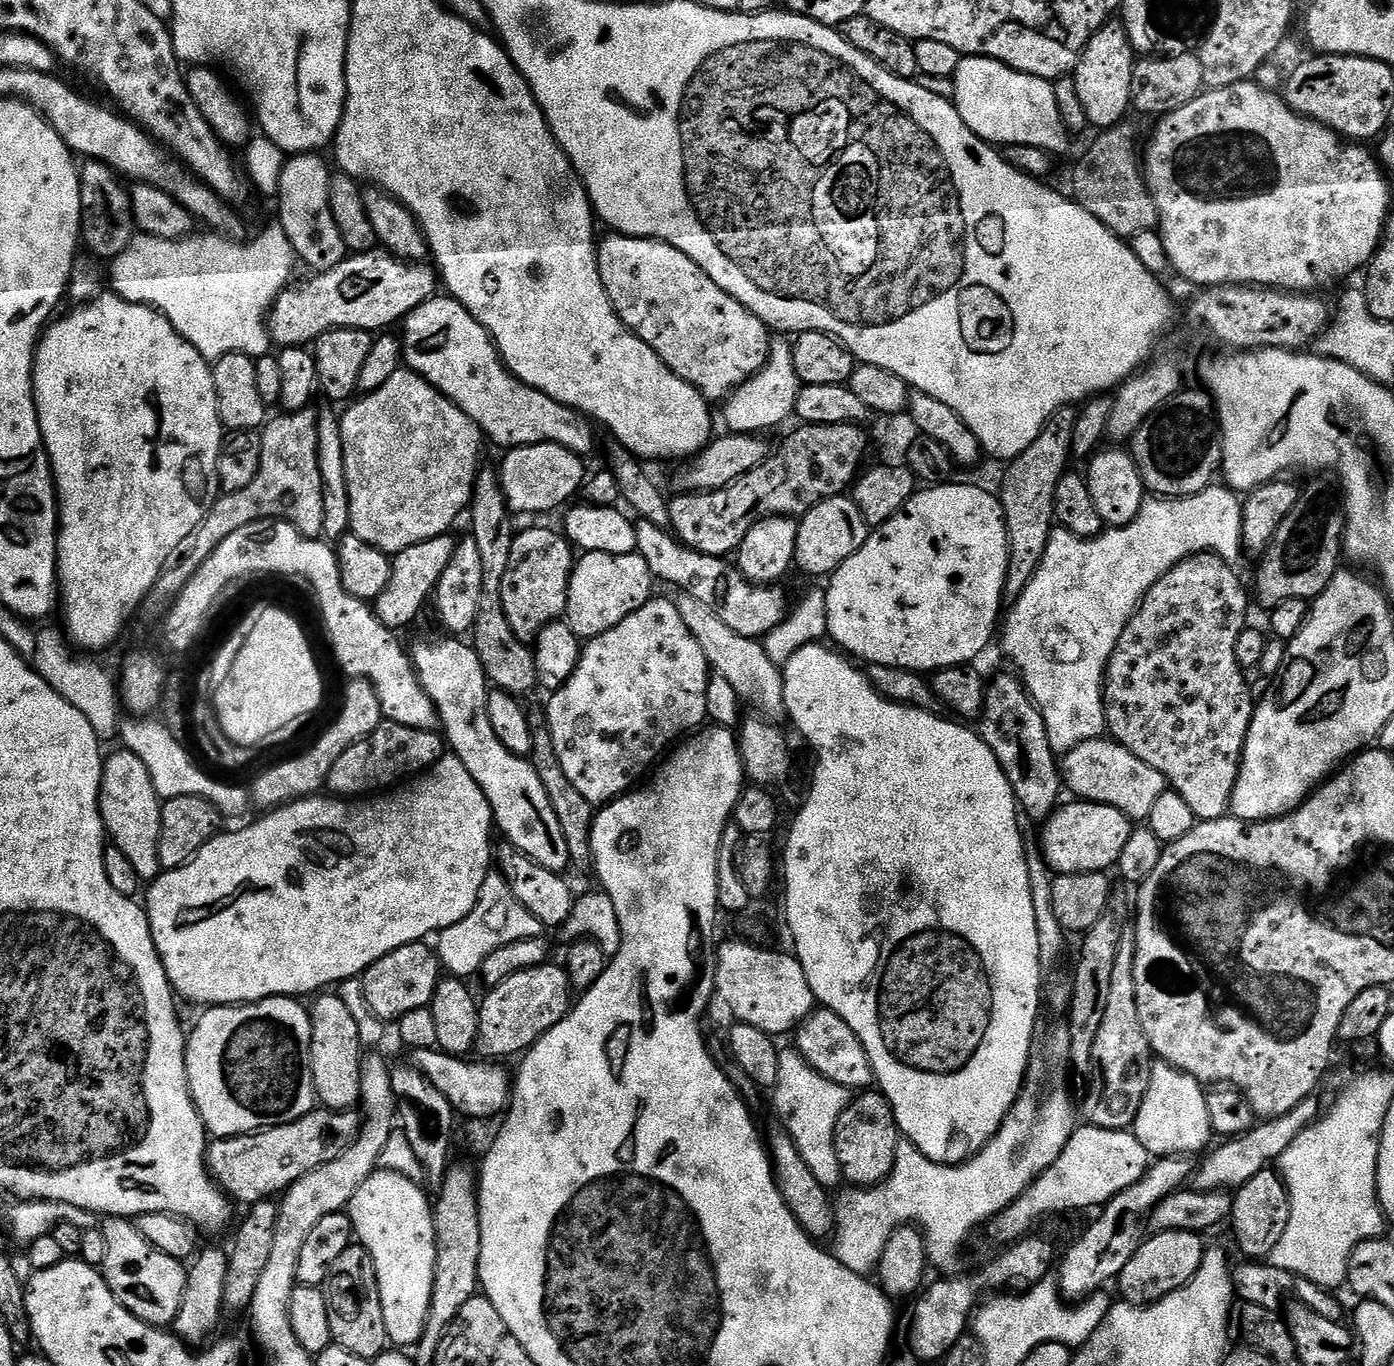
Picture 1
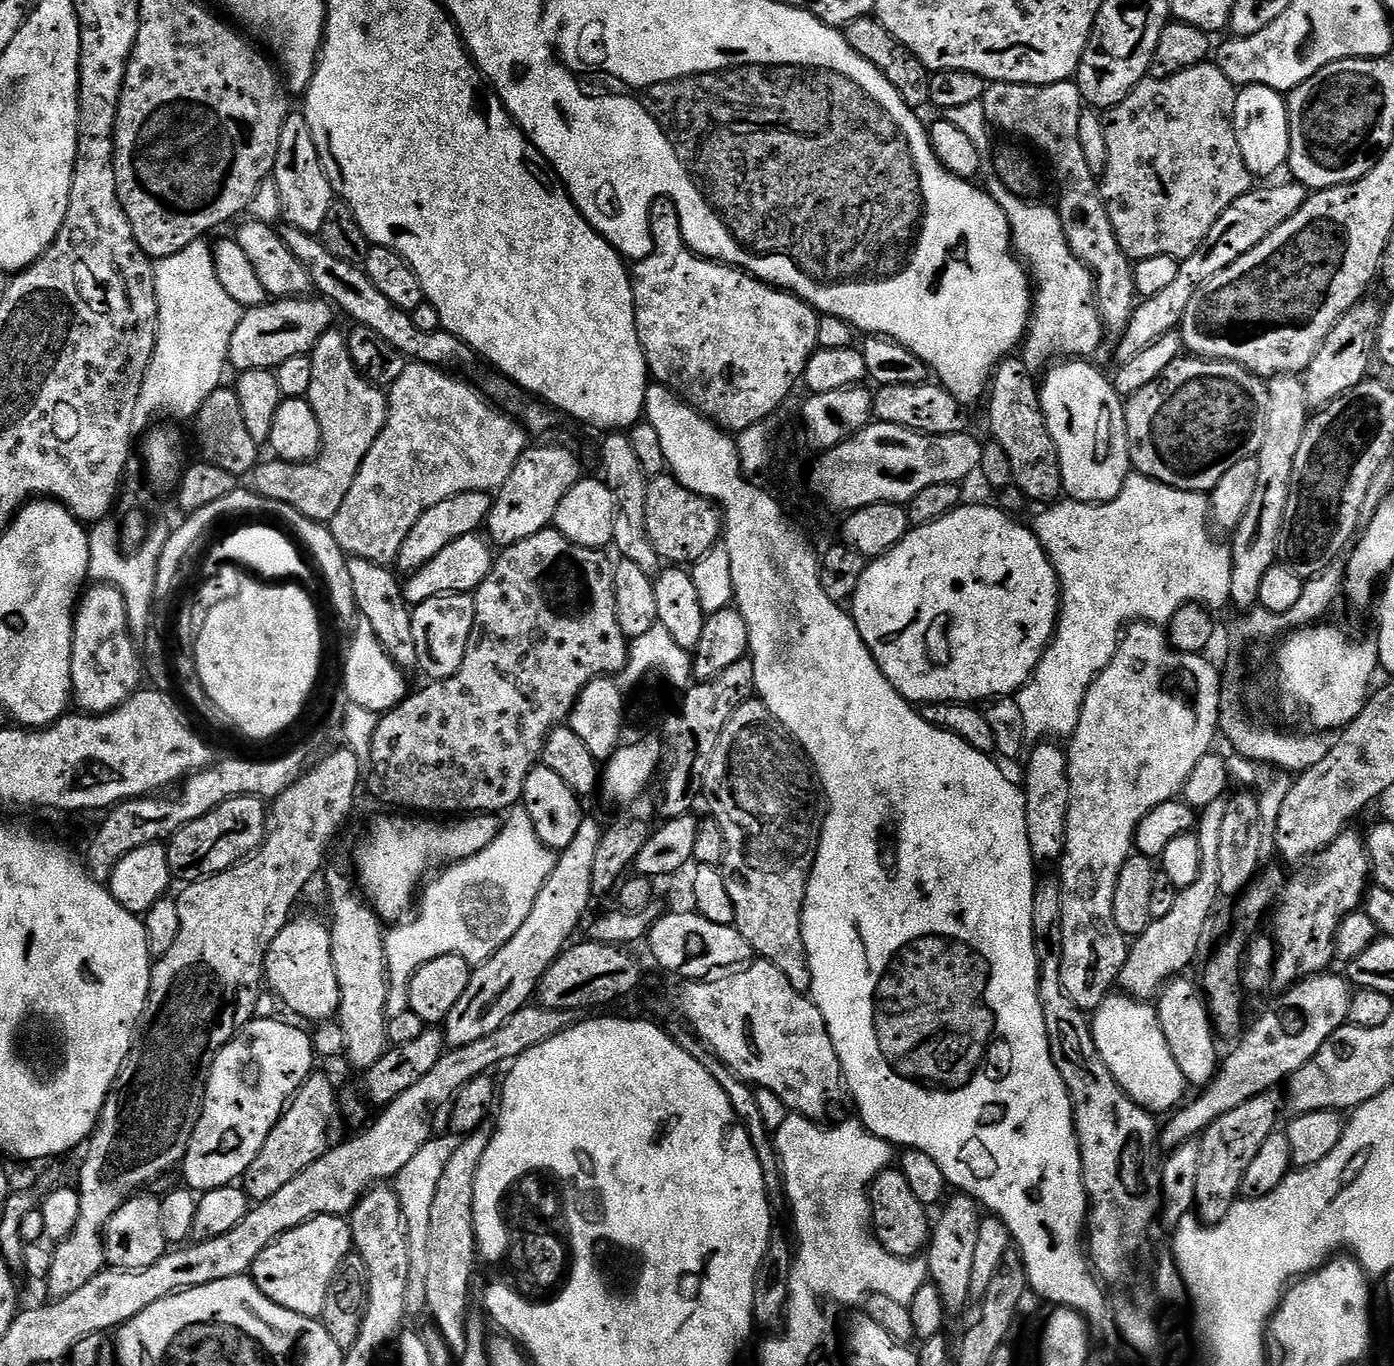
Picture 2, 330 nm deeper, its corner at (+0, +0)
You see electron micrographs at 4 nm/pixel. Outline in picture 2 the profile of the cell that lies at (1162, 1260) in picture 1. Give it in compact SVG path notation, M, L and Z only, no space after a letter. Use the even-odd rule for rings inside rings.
M1269 1090L1250 1097L1240 1106L1234 1106L1234 1110L1222 1114L1222 1118L1215 1120L1203 1132L1200 1140L1202 1162L1198 1162L1198 1182L1194 1185L1194 1212L1201 1224L1211 1226L1222 1222L1236 1205L1241 1195L1242 1174L1246 1174L1246 1166L1254 1162L1255 1155L1269 1134L1277 1131L1276 1115L1280 1112L1280 1104L1282 1108L1282 1096L1277 1092Z

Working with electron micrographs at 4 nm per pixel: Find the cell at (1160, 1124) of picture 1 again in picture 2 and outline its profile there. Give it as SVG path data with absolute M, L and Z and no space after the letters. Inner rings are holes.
M1110 994L1094 1009L1090 1027L1106 1070L1110 1070L1118 1086L1135 1104L1153 1114L1168 1114L1185 1099L1182 1070L1178 1070L1178 1062L1170 1054L1166 1034L1162 1034L1158 1014L1151 1003L1133 1000L1127 994Z

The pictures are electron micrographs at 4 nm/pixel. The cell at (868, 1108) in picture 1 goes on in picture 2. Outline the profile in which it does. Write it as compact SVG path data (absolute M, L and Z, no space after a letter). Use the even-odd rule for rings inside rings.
M893 1166L877 1174L868 1190L868 1201L872 1207L872 1231L885 1250L903 1260L911 1260L927 1249L930 1239L929 1209L918 1202L914 1190L910 1190L910 1182L906 1182L899 1167Z

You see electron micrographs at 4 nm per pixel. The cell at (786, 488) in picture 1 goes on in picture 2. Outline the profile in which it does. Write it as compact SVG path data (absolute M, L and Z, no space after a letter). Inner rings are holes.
M657 476L649 483L646 494L646 534L661 561L691 566L717 547L722 536L722 512L713 501L682 486L675 476Z

